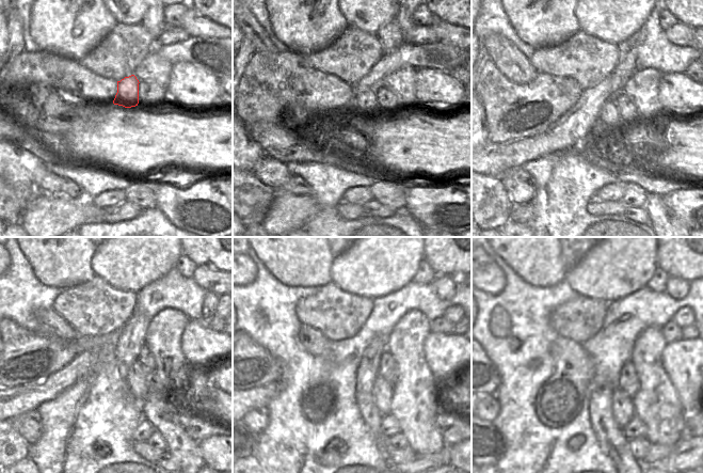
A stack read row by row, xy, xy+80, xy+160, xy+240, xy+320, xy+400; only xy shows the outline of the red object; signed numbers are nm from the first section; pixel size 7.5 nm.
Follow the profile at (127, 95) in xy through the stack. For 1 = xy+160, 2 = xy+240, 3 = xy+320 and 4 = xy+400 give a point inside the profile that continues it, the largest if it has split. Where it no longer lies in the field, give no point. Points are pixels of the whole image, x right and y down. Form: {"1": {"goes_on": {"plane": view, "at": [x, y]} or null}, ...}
{"1": {"goes_on": {"plane": "xy+160", "at": [609, 121]}}, "2": {"goes_on": {"plane": "xy+240", "at": [138, 380]}}, "3": {"goes_on": {"plane": "xy+320", "at": [382, 391]}}, "4": {"goes_on": {"plane": "xy+400", "at": [622, 407]}}}

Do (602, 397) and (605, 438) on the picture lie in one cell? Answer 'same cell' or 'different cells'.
same cell

